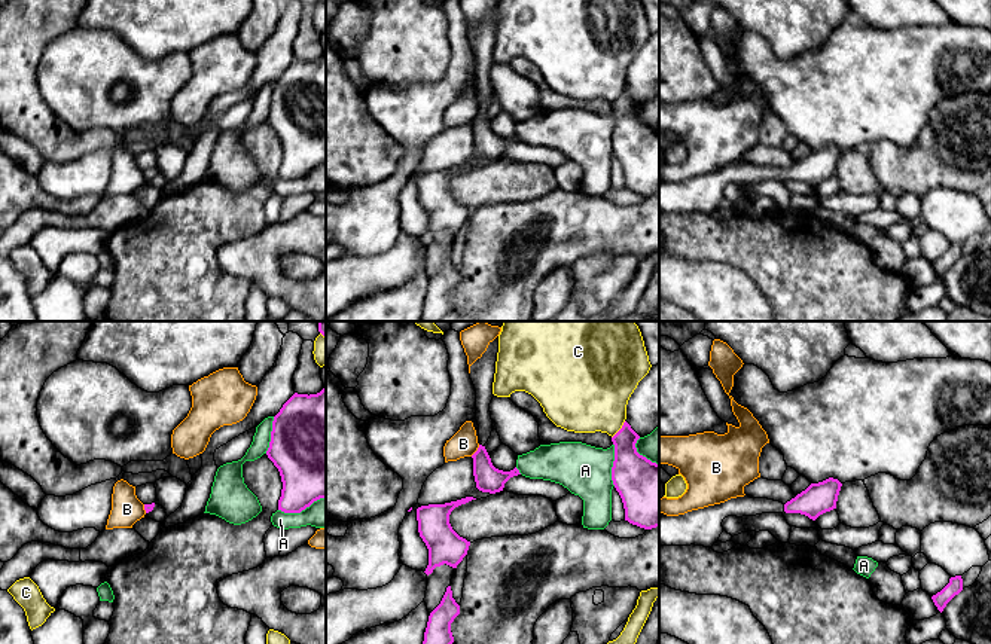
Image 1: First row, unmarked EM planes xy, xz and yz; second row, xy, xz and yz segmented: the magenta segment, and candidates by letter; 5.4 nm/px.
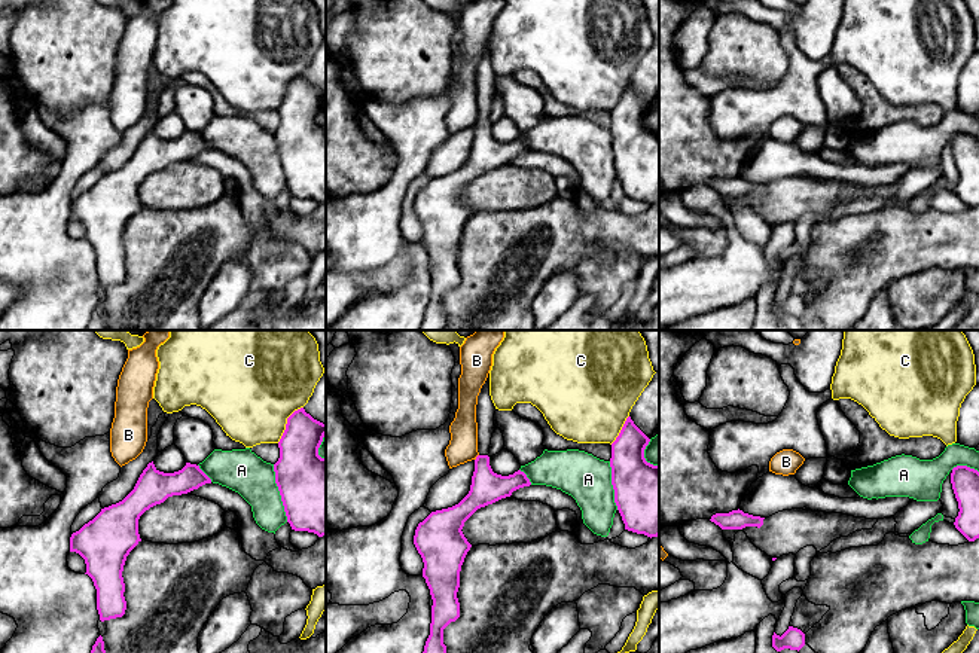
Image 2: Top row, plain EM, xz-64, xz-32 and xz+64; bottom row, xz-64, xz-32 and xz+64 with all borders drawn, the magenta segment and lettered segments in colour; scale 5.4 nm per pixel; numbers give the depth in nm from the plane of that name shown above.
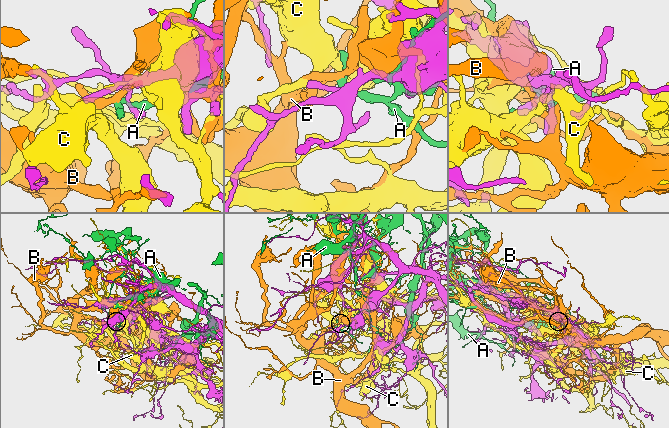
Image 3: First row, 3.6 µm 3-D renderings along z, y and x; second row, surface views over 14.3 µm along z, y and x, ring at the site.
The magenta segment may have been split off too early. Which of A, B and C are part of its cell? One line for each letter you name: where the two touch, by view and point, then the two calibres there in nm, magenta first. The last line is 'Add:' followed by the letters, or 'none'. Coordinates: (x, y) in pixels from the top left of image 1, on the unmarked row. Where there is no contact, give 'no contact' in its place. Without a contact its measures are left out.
Add: none

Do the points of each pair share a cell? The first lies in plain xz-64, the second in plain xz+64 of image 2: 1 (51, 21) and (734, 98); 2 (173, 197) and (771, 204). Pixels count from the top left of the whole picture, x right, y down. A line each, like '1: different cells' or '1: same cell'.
1: different cells
2: same cell

